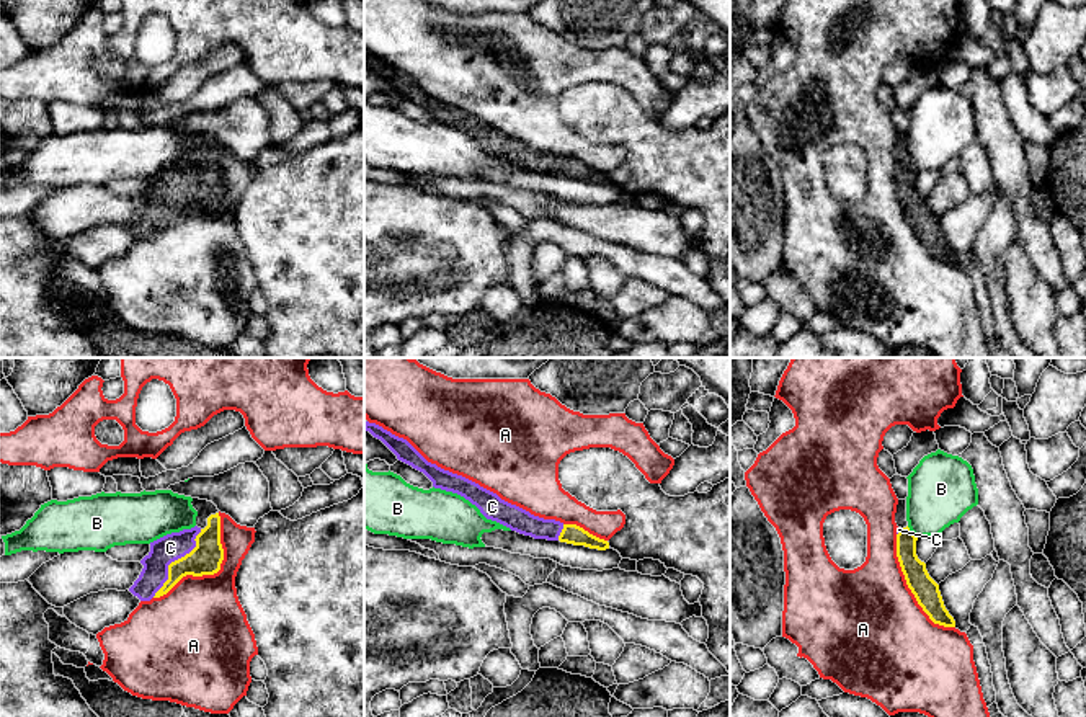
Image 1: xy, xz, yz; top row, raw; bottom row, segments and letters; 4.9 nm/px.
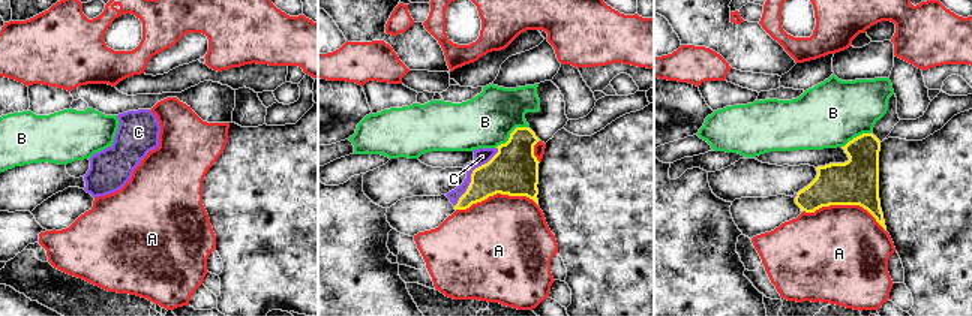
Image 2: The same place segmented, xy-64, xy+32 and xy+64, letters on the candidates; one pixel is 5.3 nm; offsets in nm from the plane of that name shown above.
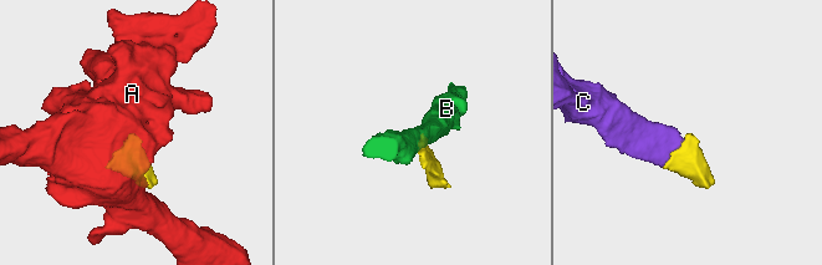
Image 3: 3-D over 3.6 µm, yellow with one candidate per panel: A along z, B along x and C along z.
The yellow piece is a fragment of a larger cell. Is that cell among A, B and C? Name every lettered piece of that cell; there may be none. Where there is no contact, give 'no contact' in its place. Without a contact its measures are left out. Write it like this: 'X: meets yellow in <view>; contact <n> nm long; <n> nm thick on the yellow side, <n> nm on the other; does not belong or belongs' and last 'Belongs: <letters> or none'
A: meets yellow in xy; contact 550 nm long; 160 nm thick on the yellow side, 420 nm on the other; does not belong
B: meets yellow in yz; contact 80 nm long; 120 nm thick on the yellow side, 320 nm on the other; does not belong
C: meets yellow in xy; contact 420 nm long; 160 nm thick on the yellow side, 140 nm on the other; belongs
Belongs: C

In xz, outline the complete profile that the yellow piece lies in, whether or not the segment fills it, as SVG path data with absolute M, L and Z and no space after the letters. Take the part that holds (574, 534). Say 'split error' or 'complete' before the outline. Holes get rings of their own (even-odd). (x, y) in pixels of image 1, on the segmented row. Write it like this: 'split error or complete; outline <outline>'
split error; outline M366 421L364 430L381 439L398 461L423 472L433 482L434 488L464 497L475 505L487 519L496 521L511 531L534 539L560 541L598 550L609 549L608 541L590 534L576 524L563 524L555 519L534 516L529 511L501 500L496 493L478 483L428 462L407 439L392 434L376 423Z

